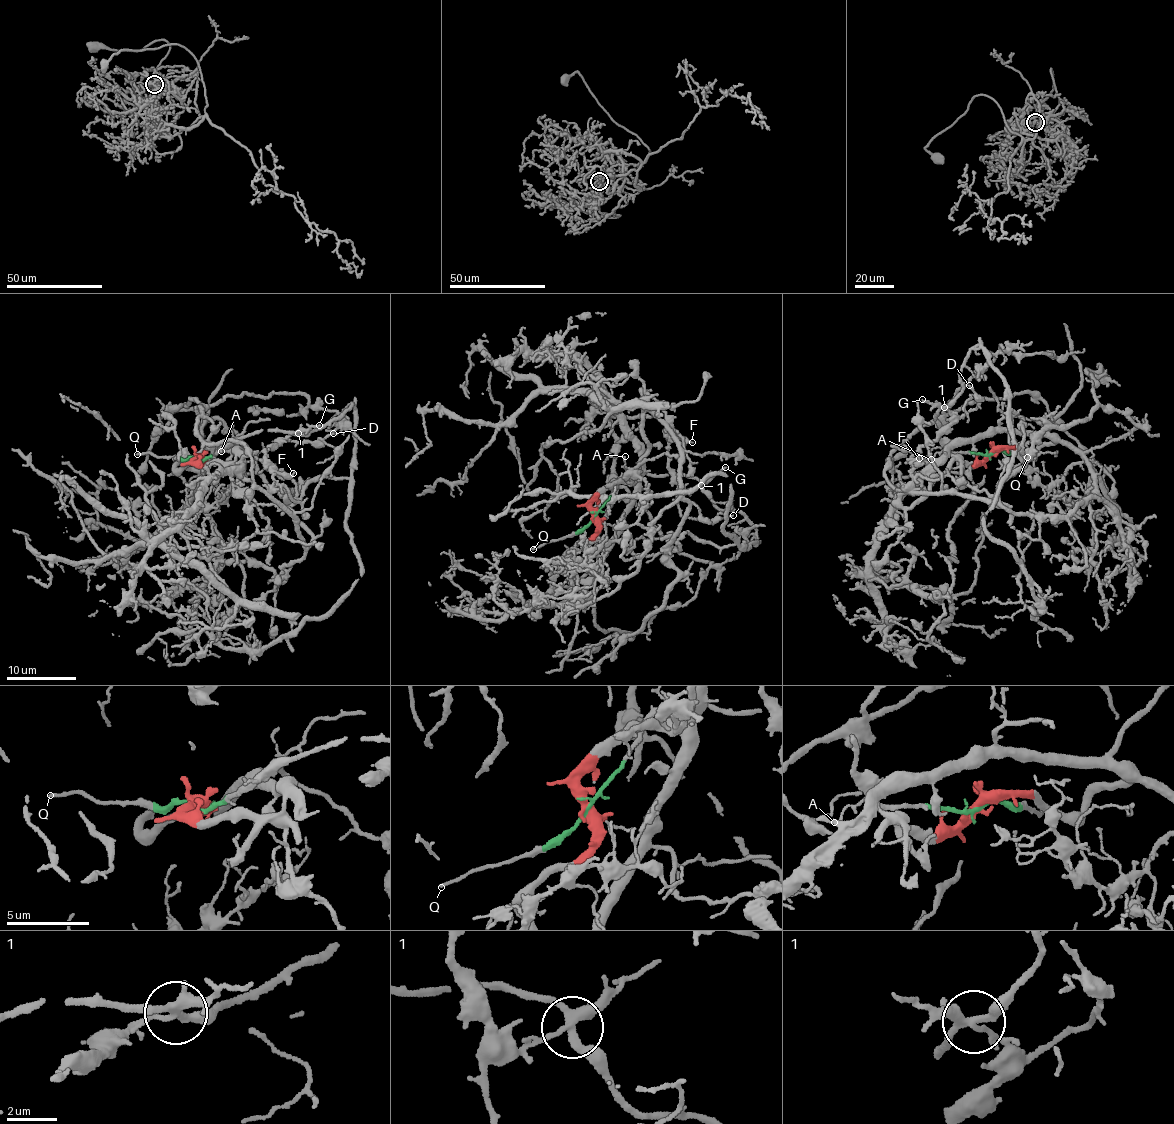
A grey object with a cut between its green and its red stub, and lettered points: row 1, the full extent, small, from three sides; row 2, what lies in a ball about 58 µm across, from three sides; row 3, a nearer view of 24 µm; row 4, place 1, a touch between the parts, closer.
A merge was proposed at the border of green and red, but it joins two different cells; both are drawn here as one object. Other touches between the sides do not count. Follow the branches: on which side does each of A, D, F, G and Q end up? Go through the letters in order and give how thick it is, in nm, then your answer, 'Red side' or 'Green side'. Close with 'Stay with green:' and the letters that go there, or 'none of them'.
A: Thickness 130 nm. Green side
D: Thickness 140 nm. Red side
F: Thickness 180 nm. Red side
G: Thickness 170 nm. Red side
Q: Thickness 180 nm. Green side
Stay with green: A, Q

